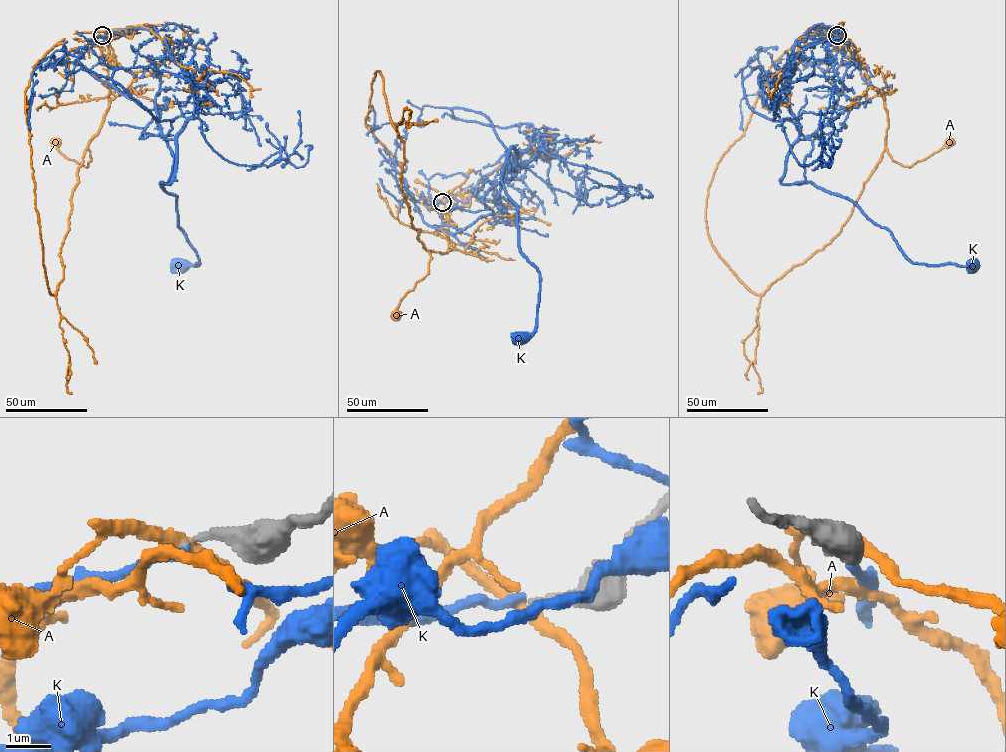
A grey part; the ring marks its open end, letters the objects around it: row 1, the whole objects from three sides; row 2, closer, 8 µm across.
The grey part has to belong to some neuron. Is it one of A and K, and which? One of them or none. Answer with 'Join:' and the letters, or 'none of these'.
Join: K

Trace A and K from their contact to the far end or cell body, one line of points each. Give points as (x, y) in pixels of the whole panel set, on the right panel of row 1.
A: (837, 35), (853, 46), (869, 82), (883, 97), (888, 122), (886, 149), (892, 160), (911, 167), (949, 141)
K: (837, 36), (833, 58), (854, 64), (867, 90), (809, 137), (795, 183), (846, 197), (913, 263), (971, 265)

